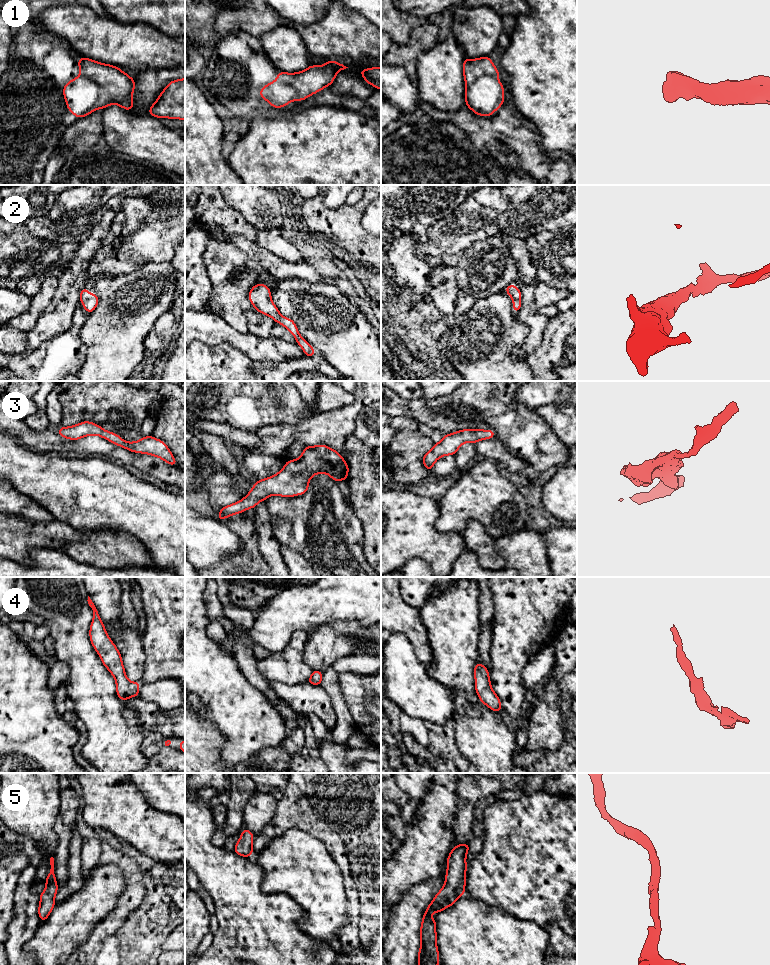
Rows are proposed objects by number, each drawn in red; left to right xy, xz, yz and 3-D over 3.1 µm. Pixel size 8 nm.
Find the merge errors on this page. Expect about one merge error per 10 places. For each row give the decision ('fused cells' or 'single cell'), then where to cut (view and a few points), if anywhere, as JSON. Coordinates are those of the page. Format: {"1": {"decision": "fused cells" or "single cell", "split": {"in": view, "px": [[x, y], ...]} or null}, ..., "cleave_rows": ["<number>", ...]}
{"1": {"decision": "single cell", "split": null}, "2": {"decision": "single cell", "split": null}, "3": {"decision": "single cell", "split": null}, "4": {"decision": "single cell", "split": null}, "5": {"decision": "single cell", "split": null}, "cleave_rows": []}

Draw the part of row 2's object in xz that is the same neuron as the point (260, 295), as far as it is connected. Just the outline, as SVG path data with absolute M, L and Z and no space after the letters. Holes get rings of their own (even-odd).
M257 283L248 293L248 298L255 310L268 315L274 319L275 323L280 323L295 337L296 343L303 349L305 356L316 355L314 348L298 332L297 325L290 319L283 317L276 305L272 302L270 288L262 283Z

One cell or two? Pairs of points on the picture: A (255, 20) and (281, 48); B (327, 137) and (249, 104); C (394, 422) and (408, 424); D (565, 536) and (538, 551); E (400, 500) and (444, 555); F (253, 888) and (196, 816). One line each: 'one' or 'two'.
A: two
B: two
C: one
D: two
E: one
F: one

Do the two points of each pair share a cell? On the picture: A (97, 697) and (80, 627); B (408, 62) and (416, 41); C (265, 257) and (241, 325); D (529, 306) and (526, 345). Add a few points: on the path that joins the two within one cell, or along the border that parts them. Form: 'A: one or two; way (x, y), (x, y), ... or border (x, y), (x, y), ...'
A: one; way (89, 680), (85, 663), (80, 656), (80, 644)
B: one; way (408, 57), (408, 53), (414, 46)
C: two; border (242, 252), (257, 260), (280, 279)
D: one; way (529, 316), (533, 321), (533, 335)

